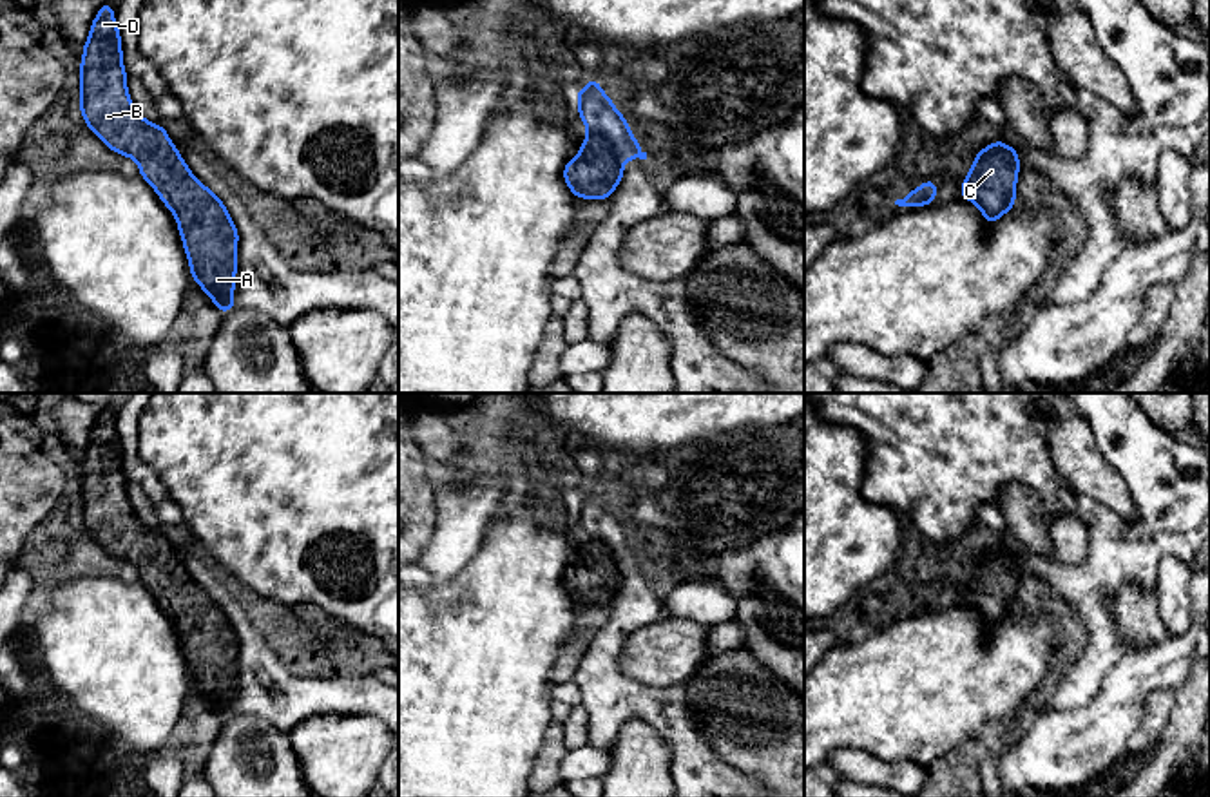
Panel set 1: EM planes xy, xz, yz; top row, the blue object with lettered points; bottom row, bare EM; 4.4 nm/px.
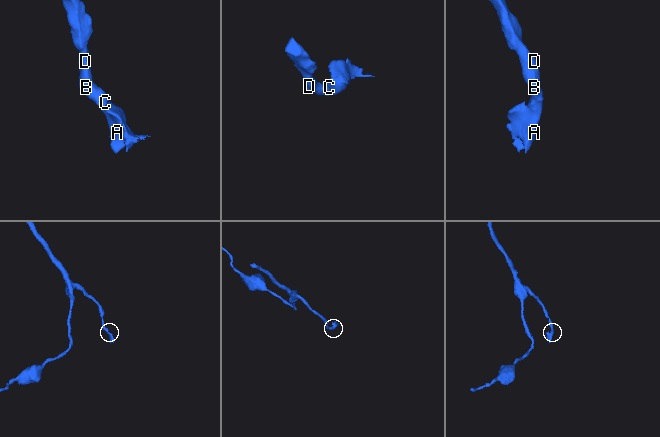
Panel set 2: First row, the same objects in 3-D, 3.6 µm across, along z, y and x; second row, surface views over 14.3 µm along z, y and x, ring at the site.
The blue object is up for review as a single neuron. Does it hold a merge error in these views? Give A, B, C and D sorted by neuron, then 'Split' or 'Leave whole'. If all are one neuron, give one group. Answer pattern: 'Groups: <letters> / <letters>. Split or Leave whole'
Groups: A B C D. Leave whole

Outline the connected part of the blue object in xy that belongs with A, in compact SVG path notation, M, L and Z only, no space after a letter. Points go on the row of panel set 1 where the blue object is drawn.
M100 4L83 43L78 109L105 147L138 163L139 176L174 214L192 279L221 313L239 308L232 302L239 232L223 201L187 167L165 127L147 121L132 105L110 4Z

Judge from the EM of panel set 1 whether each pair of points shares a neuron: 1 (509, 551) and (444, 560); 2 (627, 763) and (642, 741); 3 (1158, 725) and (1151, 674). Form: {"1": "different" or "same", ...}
{"1": "different", "2": "same", "3": "different"}

